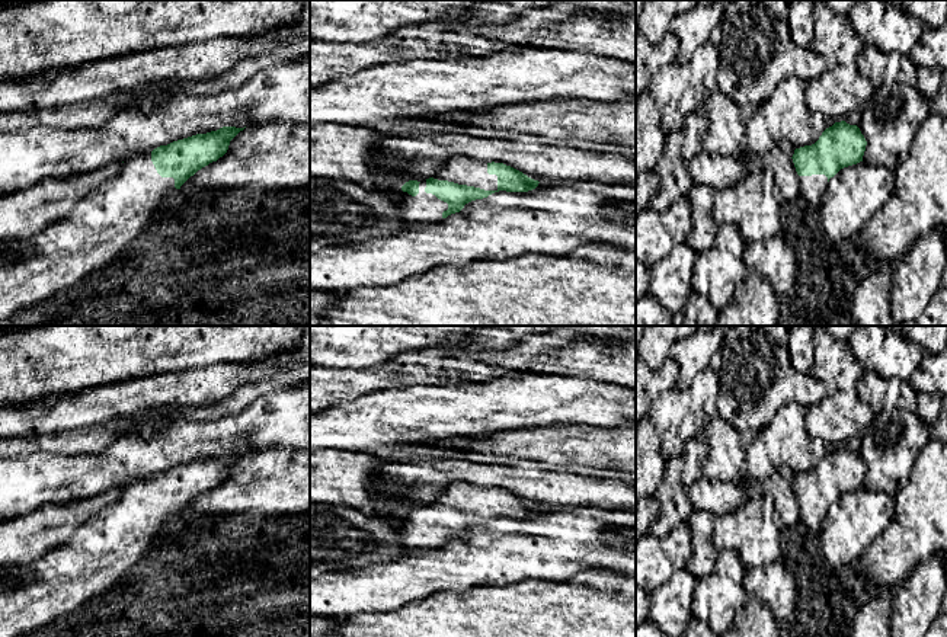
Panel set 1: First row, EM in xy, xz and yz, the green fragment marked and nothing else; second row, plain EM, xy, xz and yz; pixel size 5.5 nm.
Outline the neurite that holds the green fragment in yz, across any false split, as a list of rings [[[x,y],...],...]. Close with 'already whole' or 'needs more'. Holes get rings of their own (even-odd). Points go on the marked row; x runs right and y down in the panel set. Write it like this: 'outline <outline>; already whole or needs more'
outline [[[841,121],[826,128],[815,144],[796,148],[791,159],[800,182],[799,198],[812,211],[819,212],[829,179],[841,169],[863,161],[866,145],[867,141],[860,128]]]; needs more

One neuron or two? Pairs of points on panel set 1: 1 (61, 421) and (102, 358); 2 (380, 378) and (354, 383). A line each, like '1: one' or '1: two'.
1: two
2: one

